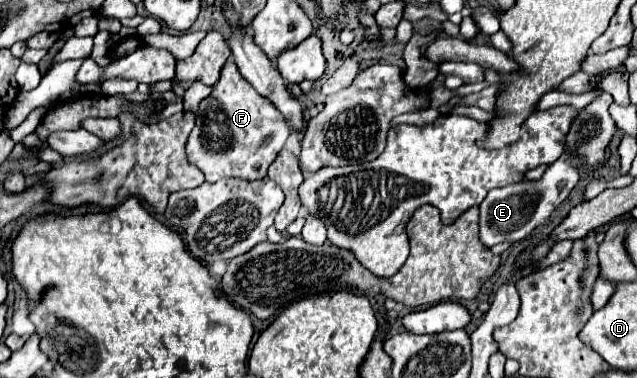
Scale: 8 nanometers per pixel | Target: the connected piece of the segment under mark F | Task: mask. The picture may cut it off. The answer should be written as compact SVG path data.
M233 61L225 63L219 81L211 95L199 103L195 117L195 129L187 139L185 153L189 163L195 165L209 183L225 177L239 177L245 181L263 179L289 137L289 127L279 109L249 85Z

